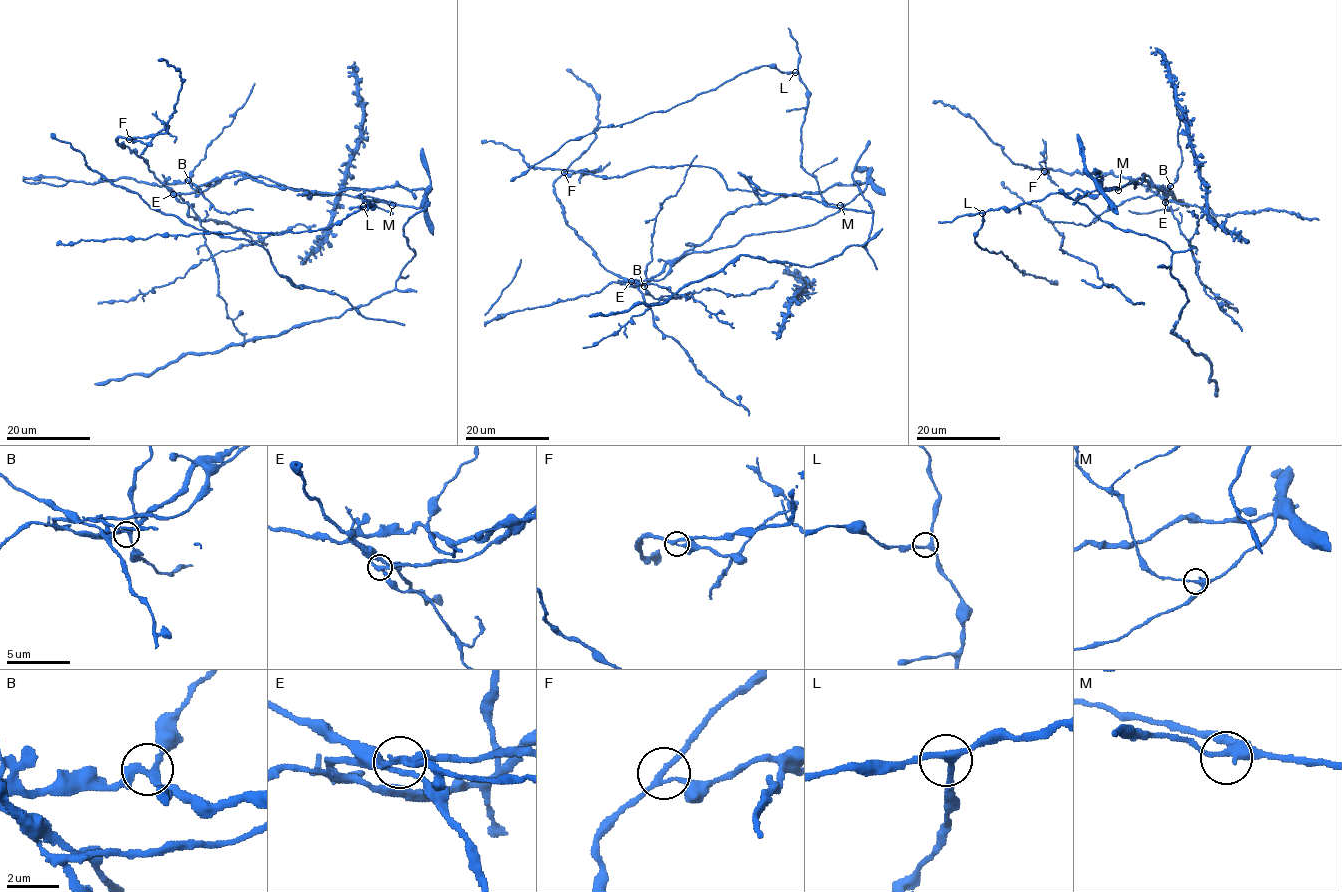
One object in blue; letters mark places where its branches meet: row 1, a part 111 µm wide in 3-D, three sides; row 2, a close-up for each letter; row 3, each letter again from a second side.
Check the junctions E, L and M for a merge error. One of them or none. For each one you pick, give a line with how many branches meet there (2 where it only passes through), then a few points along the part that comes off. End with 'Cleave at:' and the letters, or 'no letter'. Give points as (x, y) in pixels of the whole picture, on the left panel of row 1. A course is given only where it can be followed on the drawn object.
E: 3 branches meet; foreign part runs (173, 194), (145, 160), (117, 141), (117, 137), (154, 136), (167, 130), (183, 79), (165, 60), (157, 60)
Cleave at: E

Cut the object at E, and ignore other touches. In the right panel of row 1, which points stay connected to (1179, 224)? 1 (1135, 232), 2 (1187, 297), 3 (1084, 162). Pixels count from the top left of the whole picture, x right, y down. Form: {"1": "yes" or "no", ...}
{"1": "no", "2": "no", "3": "no"}

